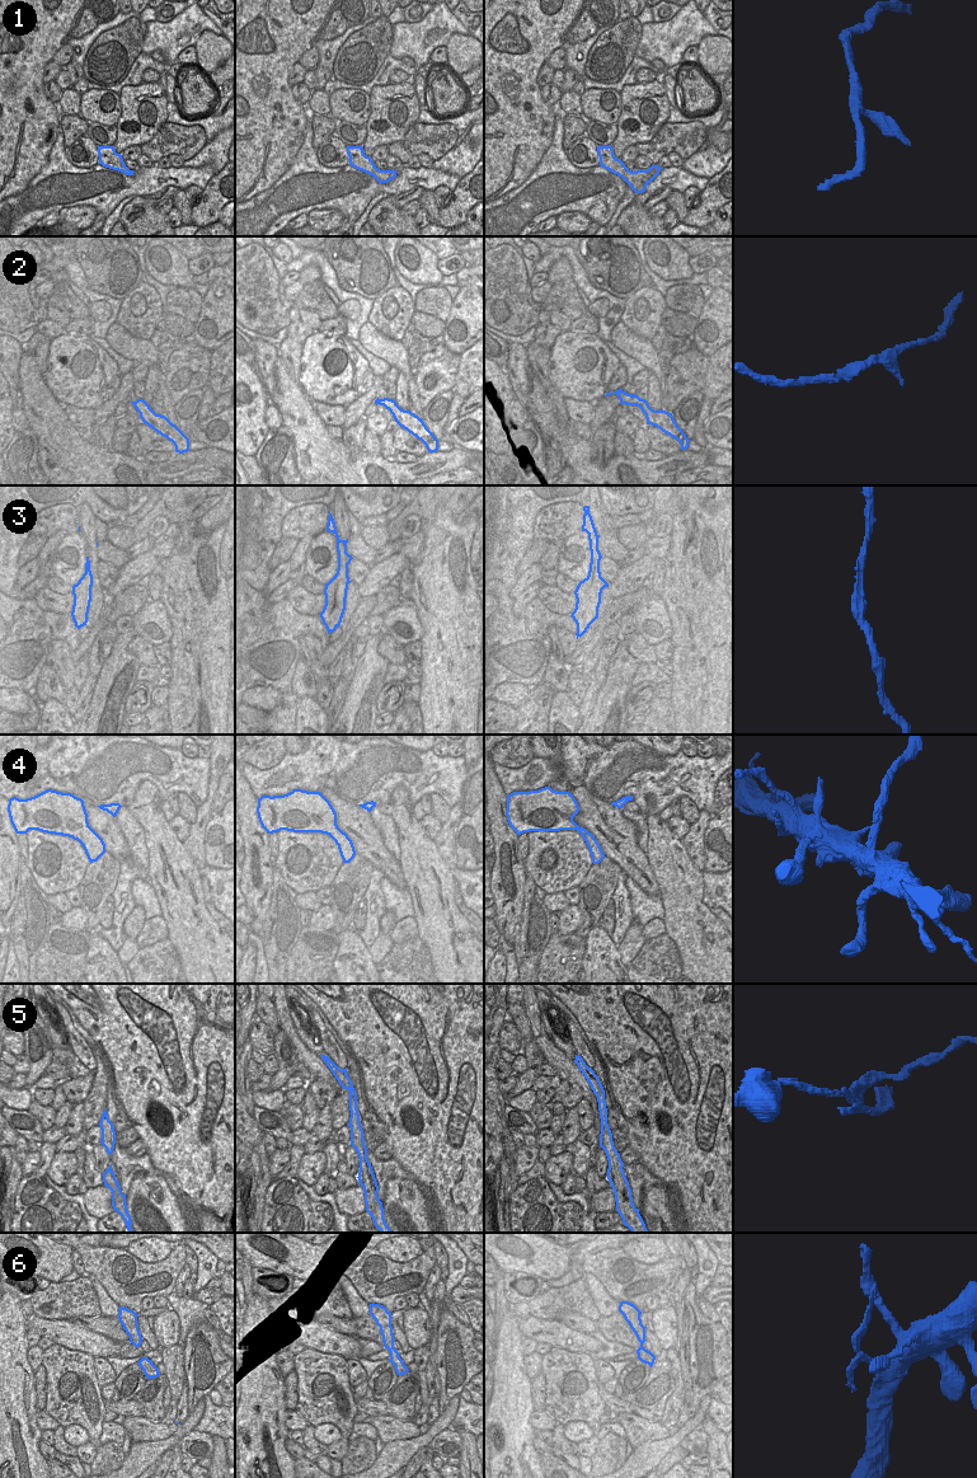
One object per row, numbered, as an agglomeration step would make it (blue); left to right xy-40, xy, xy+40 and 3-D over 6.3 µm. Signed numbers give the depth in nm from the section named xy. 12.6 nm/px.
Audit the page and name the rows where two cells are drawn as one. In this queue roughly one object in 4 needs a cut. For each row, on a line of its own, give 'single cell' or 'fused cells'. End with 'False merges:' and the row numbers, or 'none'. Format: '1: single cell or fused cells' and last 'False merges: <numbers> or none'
1: single cell
2: single cell
3: single cell
4: single cell
5: fused cells
6: fused cells
False merges: 5, 6

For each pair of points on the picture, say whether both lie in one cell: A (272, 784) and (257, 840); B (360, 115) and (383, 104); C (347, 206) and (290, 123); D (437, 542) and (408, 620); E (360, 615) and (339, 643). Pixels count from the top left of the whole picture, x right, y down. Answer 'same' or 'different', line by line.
A: different
B: different
C: different
D: different
E: same

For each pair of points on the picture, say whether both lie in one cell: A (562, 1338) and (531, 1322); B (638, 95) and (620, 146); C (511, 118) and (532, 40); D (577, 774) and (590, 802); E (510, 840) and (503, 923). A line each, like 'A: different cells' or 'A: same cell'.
A: same cell
B: same cell
C: same cell
D: different cells
E: same cell

